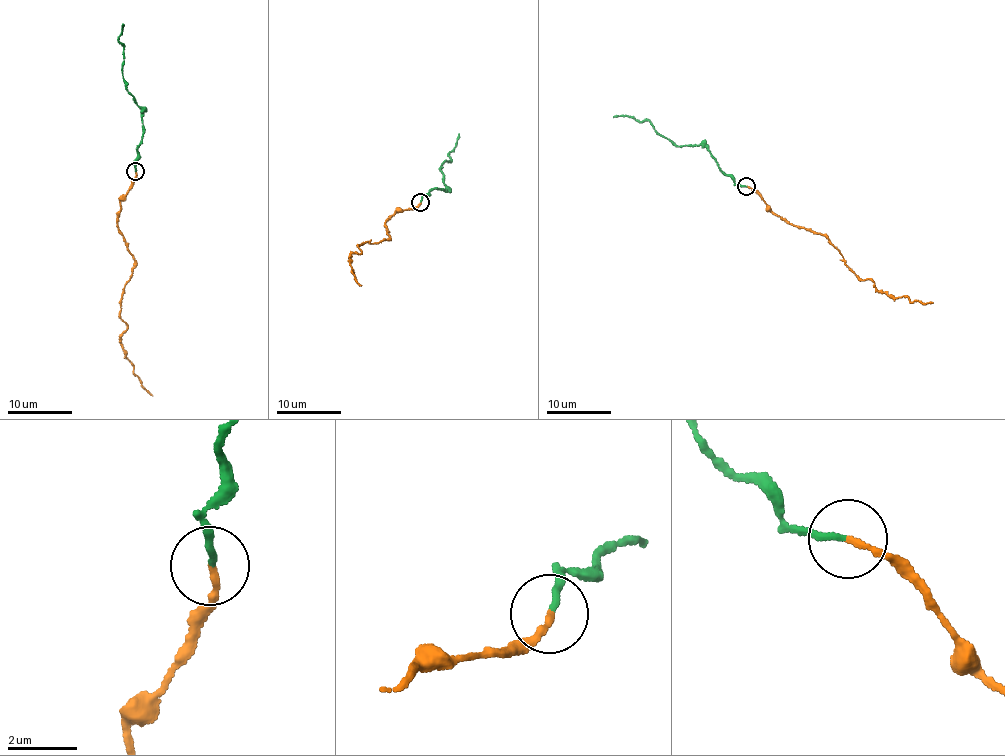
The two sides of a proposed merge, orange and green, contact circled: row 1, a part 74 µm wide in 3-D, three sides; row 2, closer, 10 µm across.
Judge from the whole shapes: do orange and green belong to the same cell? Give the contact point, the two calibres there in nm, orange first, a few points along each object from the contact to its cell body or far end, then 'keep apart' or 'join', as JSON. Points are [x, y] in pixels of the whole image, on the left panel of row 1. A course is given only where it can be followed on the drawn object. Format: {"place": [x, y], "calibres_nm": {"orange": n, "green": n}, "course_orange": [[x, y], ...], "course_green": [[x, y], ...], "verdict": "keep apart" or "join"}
{"place": [135, 171], "calibres_nm": {"orange": 170, "green": 160}, "course_orange": [[136, 171], [120, 201], [118, 222], [136, 265], [120, 303], [127, 328], [120, 337], [135, 374], [152, 396]], "course_green": [[136, 171], [134, 165], [142, 139], [142, 120], [121, 68], [124, 59], [118, 38], [123, 25]], "verdict": "join"}

